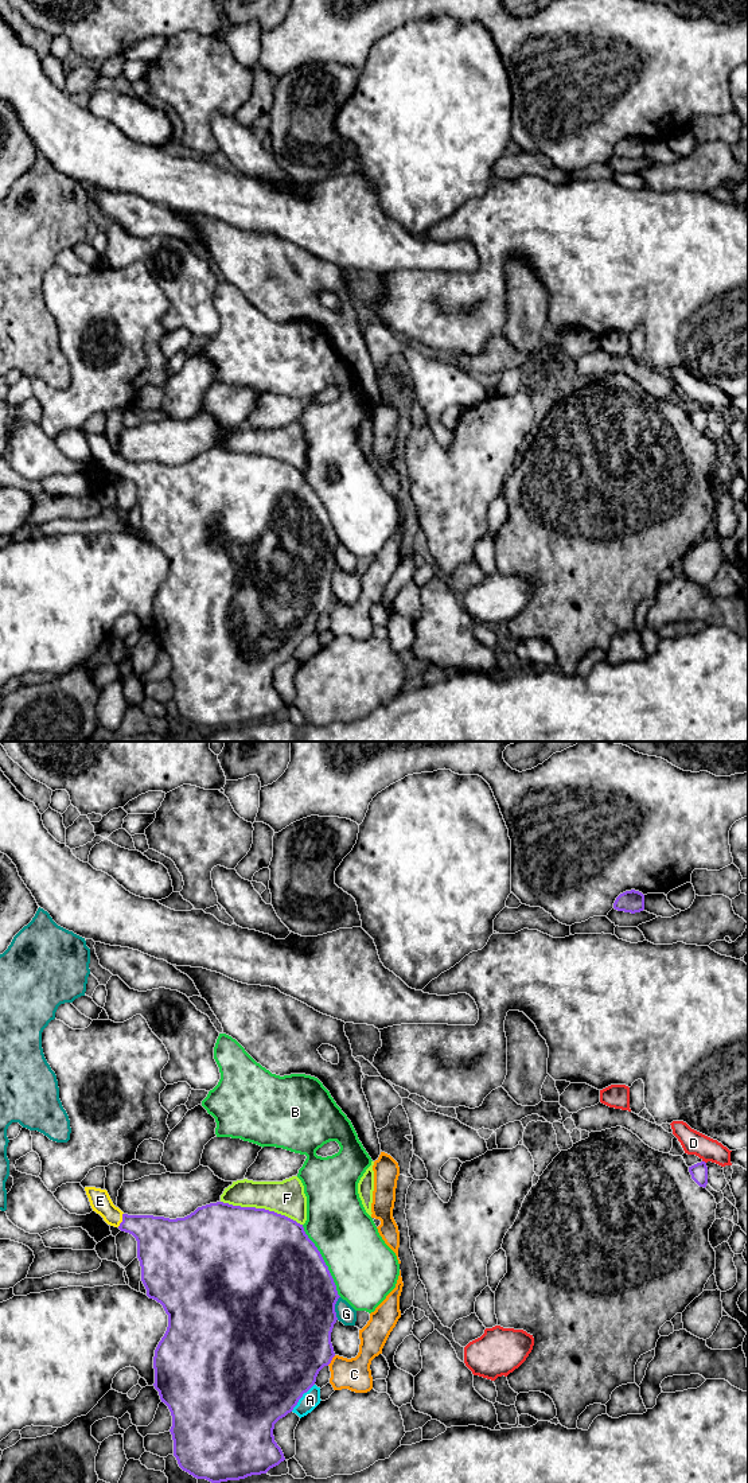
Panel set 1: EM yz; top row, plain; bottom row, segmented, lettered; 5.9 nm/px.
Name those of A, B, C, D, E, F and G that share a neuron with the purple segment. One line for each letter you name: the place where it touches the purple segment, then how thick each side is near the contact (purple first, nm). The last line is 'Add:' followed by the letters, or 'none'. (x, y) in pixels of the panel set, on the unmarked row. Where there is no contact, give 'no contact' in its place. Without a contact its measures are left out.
E: meets purple in yz at (123, 466); 280 nm thick on the purple side, 130 nm on the other
Add: E

